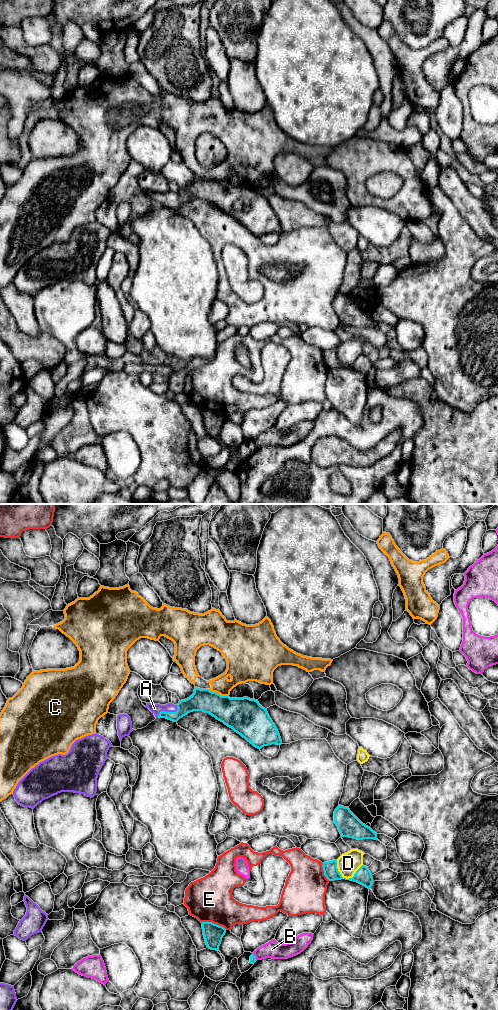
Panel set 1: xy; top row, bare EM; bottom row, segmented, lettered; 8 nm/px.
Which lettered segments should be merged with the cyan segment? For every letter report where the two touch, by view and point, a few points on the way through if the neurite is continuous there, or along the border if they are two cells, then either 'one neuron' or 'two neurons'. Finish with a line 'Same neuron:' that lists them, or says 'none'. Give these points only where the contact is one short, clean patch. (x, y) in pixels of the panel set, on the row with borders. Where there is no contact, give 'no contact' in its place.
A: xy (168, 712) | across xy (197, 702), (178, 711), (168, 712), (159, 711), (154, 708) | one neuron
B: xy (254, 956) | two neurons
C: xy (217, 693) | two neurons
D: xy (345, 878) | two neurons
E: xy (213, 923) | two neurons
Same neuron: A

